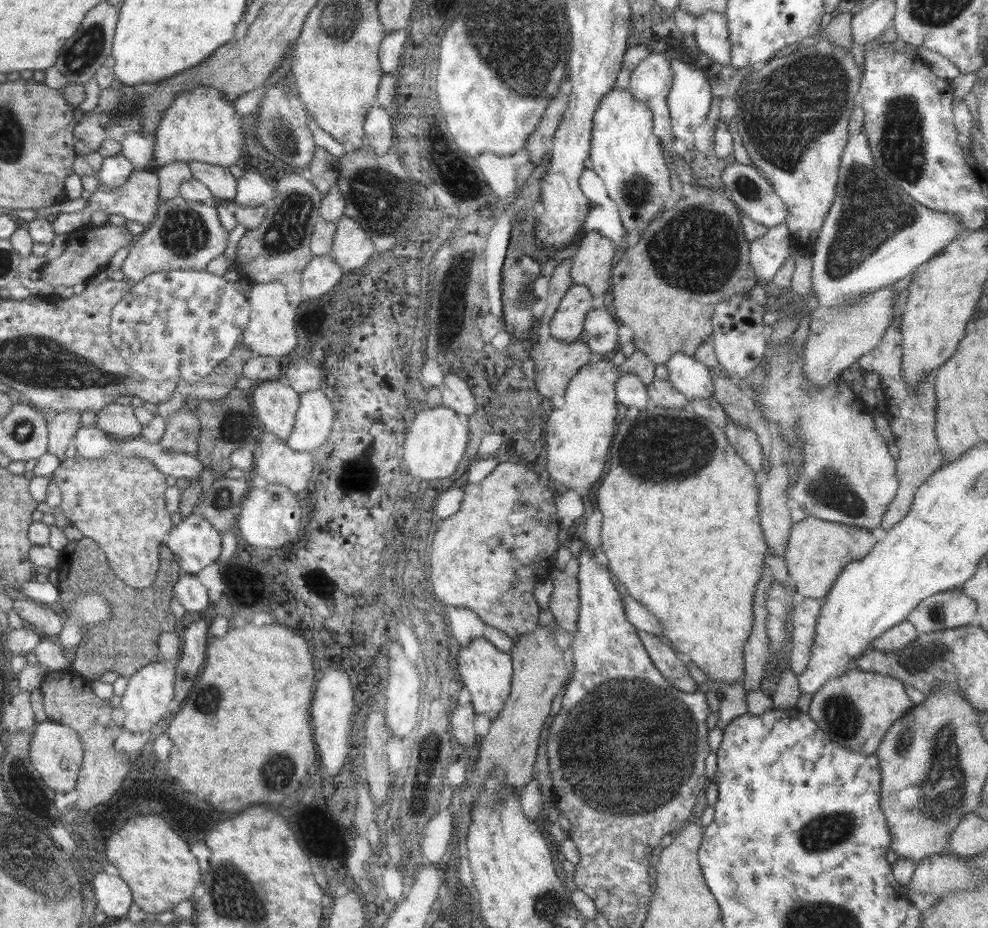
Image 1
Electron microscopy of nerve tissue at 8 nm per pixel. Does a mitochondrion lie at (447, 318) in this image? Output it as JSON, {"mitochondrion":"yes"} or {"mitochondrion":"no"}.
{"mitochondrion":"no"}

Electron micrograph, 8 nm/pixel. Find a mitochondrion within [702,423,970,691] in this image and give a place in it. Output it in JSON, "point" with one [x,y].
{"point":[926,656]}

